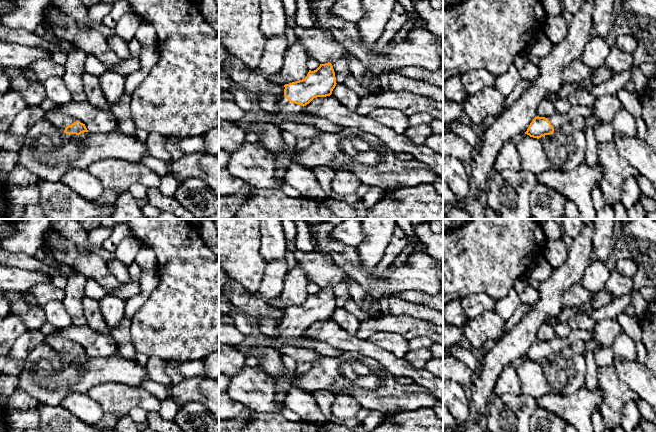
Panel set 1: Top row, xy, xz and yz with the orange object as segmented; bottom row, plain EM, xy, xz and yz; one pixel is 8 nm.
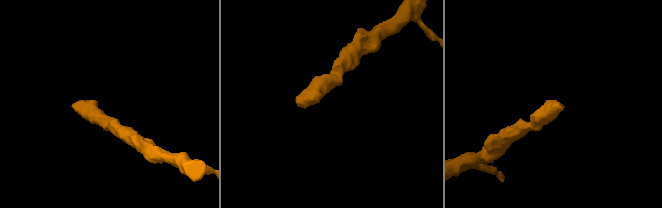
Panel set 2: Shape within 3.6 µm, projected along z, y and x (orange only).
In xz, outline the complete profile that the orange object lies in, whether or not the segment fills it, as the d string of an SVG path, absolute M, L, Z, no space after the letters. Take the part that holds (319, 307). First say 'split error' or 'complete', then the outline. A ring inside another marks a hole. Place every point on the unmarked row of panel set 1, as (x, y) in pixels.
split error; M320 288L316 294L309 294L304 303L285 308L284 321L277 328L277 336L268 339L280 346L288 345L303 337L304 331L314 322L330 320L336 308L332 288Z

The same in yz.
split error; M575 329L572 330L565 338L556 336L549 342L537 340L532 344L525 358L539 363L542 360L552 358L554 355L561 354L561 351L565 347L570 347L576 340L582 340L584 342L591 341L593 339L593 335L594 329Z

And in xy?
split error; M48 335L44 342L54 348L56 351L62 353L66 358L80 359L81 357L88 356L85 348L64 337Z

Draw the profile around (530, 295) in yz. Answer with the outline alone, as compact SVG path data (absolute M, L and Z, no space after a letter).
M529 284L525 287L525 289L519 293L520 299L523 303L528 305L534 305L539 299L539 291L538 289L533 288Z

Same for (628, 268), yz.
M623 259L616 262L616 269L622 276L633 278L637 273L638 266L631 259Z

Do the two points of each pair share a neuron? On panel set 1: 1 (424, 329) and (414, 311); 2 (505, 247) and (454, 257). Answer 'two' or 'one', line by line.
1: two
2: one

